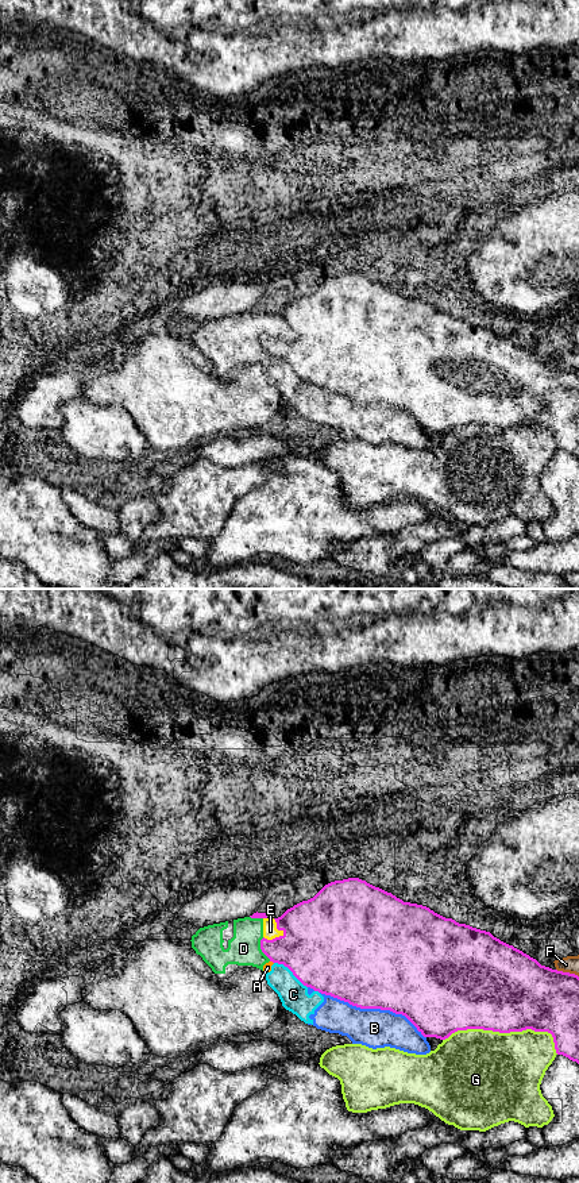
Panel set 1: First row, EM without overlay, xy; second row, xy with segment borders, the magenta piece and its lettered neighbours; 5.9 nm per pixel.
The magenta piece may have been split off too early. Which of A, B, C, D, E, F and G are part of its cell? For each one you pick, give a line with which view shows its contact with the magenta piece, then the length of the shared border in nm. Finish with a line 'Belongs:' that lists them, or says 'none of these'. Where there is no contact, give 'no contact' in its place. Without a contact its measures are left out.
Belongs: none of these

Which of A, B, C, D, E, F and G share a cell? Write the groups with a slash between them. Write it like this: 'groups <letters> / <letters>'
groups A B C D E / F / G

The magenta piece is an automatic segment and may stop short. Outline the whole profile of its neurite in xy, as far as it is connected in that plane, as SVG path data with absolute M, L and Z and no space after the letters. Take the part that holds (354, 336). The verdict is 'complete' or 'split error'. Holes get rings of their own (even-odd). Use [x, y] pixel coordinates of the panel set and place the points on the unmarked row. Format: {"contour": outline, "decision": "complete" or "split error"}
{"contour": "M359 273L335 275L325 280L313 293L302 296L287 304L281 312L274 313L277 324L283 330L273 335L262 334L260 344L273 358L283 359L306 382L340 396L348 397L360 404L390 405L405 411L424 432L448 433L458 425L483 424L499 428L522 427L548 427L553 432L557 450L563 450L579 459L579 371L570 367L552 365L541 361L536 354L522 346L494 332L490 327L459 319L452 313L445 313L426 301L404 297L391 288L375 282Z", "decision": "complete"}

